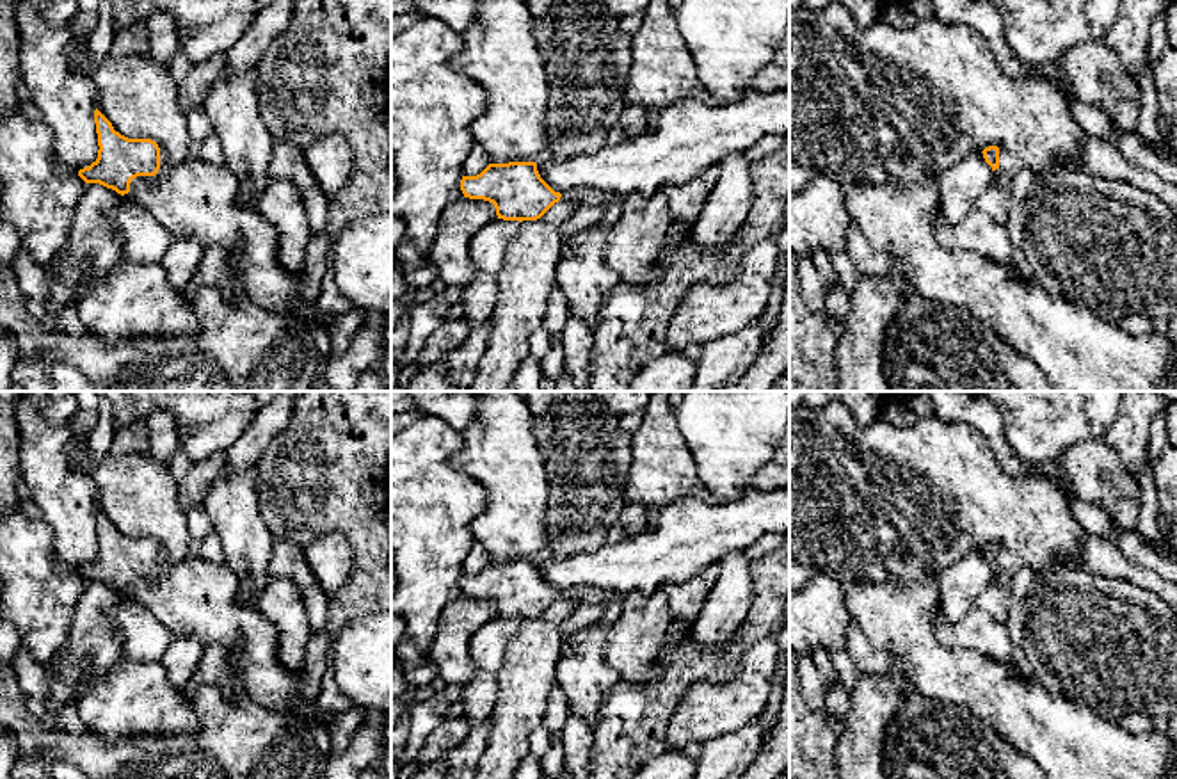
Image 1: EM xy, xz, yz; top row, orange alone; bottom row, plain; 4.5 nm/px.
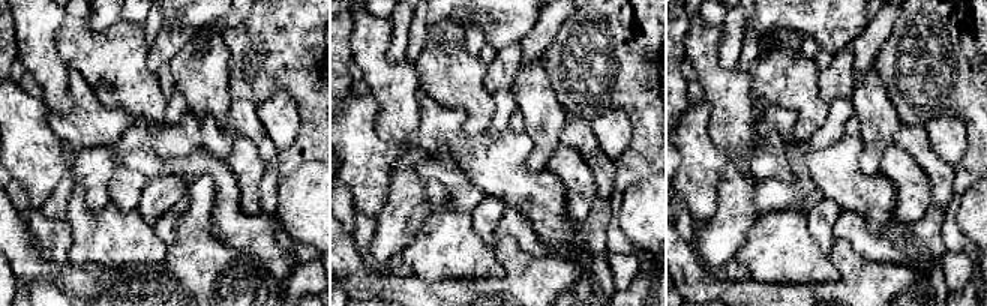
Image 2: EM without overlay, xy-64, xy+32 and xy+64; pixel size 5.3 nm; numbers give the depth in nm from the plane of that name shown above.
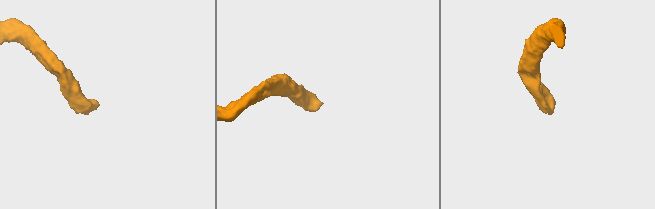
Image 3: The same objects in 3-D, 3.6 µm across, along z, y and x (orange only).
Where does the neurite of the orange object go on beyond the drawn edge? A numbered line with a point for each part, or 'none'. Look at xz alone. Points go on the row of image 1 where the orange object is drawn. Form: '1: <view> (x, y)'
1: xz (600, 200)

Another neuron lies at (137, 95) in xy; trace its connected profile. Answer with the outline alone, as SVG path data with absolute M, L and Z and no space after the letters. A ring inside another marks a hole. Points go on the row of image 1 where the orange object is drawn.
M73 37L66 48L66 59L78 59L78 73L87 76L96 91L98 110L112 123L114 130L128 139L151 139L160 148L160 167L180 164L190 149L187 116L178 101L178 84L151 53L133 53L96 60L87 39Z

